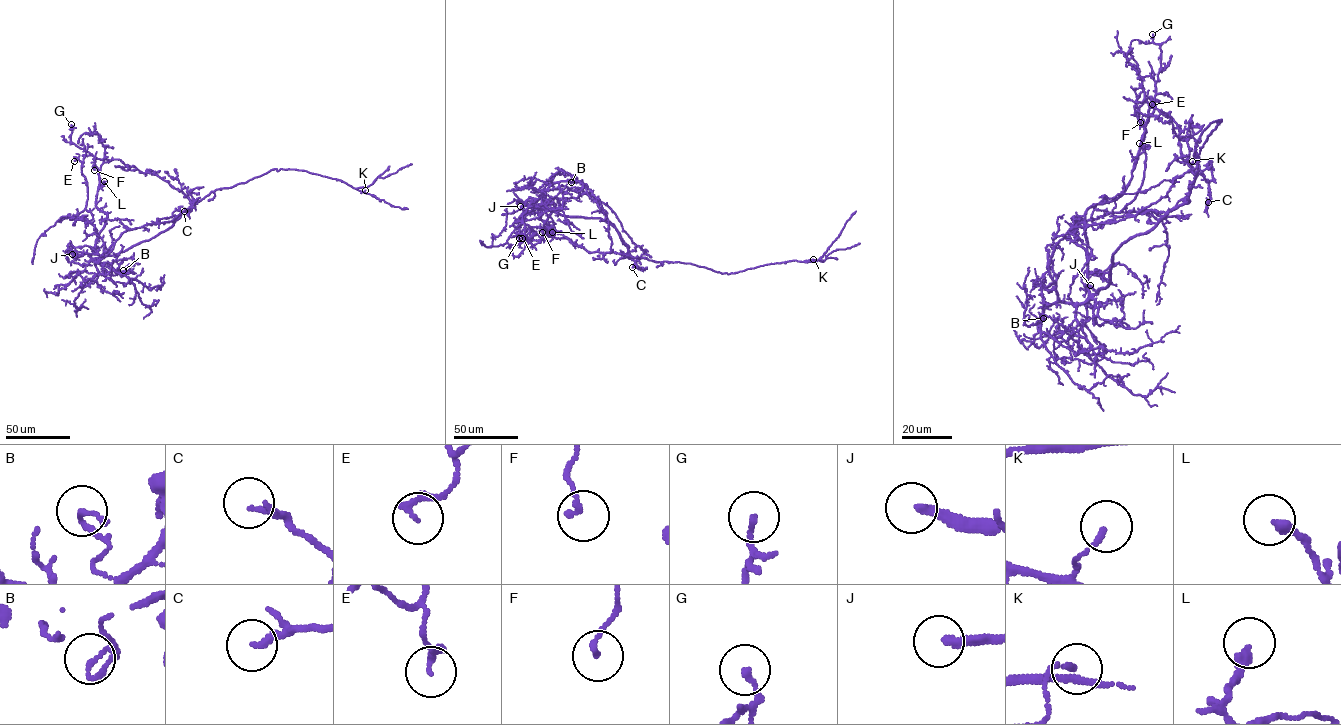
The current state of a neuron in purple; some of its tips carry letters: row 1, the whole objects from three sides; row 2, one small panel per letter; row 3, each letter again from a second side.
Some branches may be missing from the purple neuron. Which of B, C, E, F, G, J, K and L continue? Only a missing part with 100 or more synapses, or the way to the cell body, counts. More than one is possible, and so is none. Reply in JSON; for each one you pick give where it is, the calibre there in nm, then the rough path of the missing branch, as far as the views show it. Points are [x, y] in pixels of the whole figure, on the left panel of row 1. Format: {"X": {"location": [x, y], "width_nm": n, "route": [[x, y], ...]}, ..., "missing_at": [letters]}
{"J": {"location": [72, 254], "width_nm": 240, "route": [[72, 254], [33, 256]]}, "missing_at": ["J"]}

